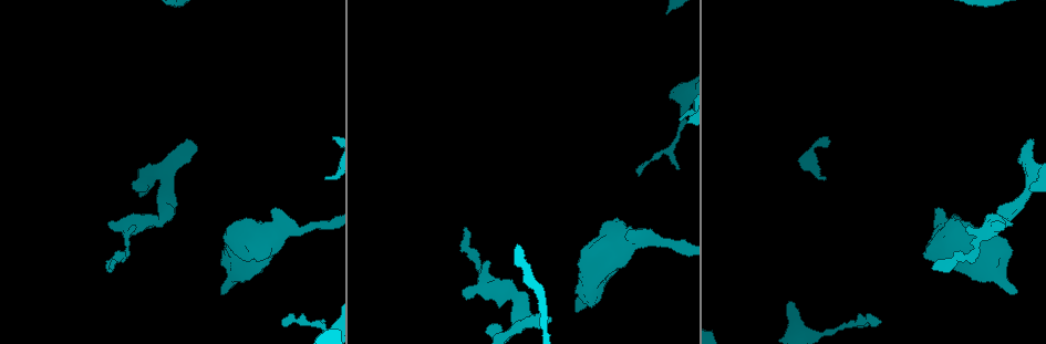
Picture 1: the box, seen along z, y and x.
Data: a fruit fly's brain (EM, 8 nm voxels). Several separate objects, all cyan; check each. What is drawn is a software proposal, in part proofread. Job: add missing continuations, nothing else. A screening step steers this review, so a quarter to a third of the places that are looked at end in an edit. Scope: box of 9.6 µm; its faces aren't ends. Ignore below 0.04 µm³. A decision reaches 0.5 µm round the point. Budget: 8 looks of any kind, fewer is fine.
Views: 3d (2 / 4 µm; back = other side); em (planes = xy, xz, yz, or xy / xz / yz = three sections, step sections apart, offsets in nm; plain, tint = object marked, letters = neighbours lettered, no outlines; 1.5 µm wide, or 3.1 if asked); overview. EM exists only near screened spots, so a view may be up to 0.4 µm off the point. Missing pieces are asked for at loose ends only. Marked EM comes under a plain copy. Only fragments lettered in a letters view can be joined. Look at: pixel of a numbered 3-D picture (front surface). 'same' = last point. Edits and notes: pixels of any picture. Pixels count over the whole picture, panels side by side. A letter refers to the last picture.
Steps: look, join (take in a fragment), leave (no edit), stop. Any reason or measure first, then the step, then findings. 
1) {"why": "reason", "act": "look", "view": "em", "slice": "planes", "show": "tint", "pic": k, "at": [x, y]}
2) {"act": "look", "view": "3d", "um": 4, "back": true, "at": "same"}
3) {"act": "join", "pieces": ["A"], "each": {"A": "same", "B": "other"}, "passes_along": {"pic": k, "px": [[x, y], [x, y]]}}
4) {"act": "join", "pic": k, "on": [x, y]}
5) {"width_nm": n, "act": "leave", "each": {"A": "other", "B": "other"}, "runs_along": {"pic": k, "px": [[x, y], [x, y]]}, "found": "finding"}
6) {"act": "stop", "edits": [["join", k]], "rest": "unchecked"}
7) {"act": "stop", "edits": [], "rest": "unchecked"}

{"why": "free end", "act": "look", "view": "em", "slice": "planes", "show": "letters", "pic": 1, "at": [935, 269]}

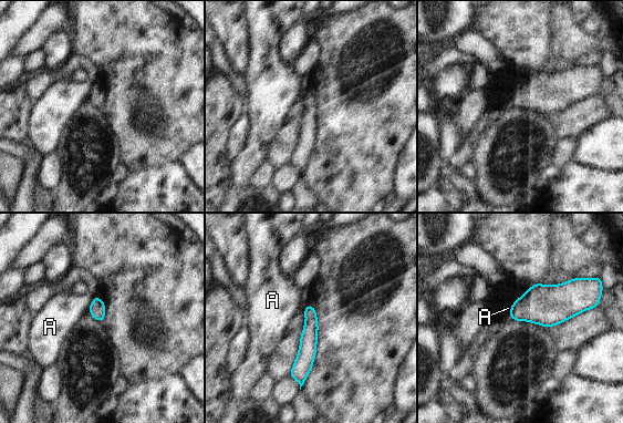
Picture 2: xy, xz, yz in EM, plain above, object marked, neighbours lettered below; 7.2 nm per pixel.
{"longest_contact_nm": ["A", 120], "act": "leave", "each": {"A": "other"}, "border": {"pic": 2, "px": [[93, 297], [87, 311]]}, "found": "no lettered fragment goes on from it"}

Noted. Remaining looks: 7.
{"why": "thick end", "act": "look", "view": "3d", "um": 4, "pic": 1, "at": [576, 309]}

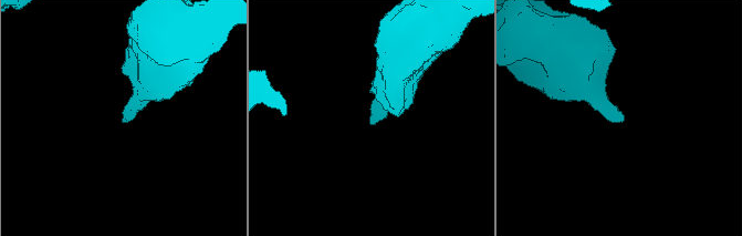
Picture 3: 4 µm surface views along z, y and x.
{"why": "need the tissue", "act": "look", "view": "em", "slice": "xz", "step": 8, "show": "letters", "pic": 3, "at": [372, 124]}

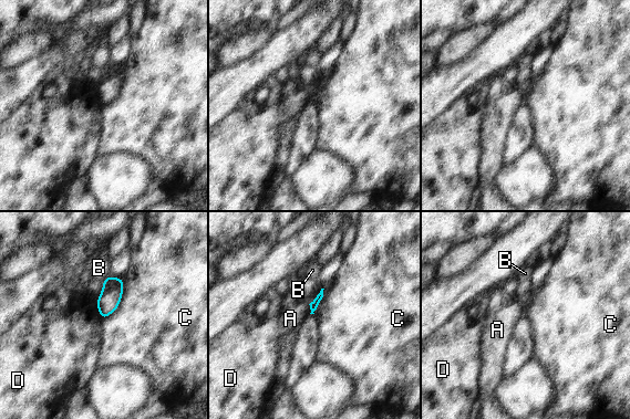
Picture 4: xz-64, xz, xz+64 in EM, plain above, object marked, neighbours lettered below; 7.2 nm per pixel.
{"act": "leave", "each": {"A": "other", "B": "other", "C": "other", "D": "other"}, "border": {"pic": 4, "px": [[123, 278], [119, 305], [102, 318]]}, "found": "no lettered fragment goes on from it"}

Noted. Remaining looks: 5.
{"why": "an open end", "act": "look", "view": "3d", "um": 2, "pic": 1, "at": [195, 148]}

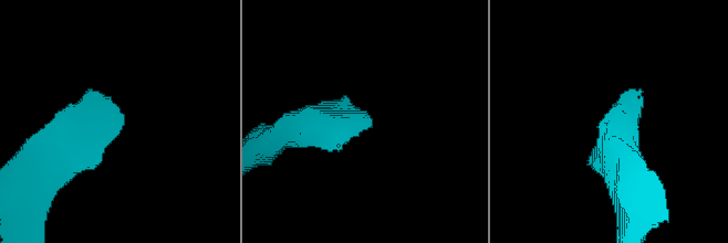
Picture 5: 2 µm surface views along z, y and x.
{"why": "shape alone is not enough", "act": "look", "view": "em", "slice": "planes", "show": "tint", "pic": 5, "at": [621, 114]}

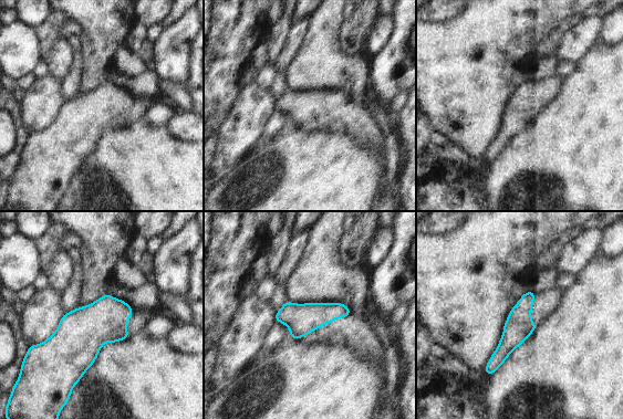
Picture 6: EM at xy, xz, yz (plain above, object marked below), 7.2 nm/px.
{"why": "what lies round it", "act": "look", "view": "em", "slice": "planes", "show": "letters", "at": "same"}

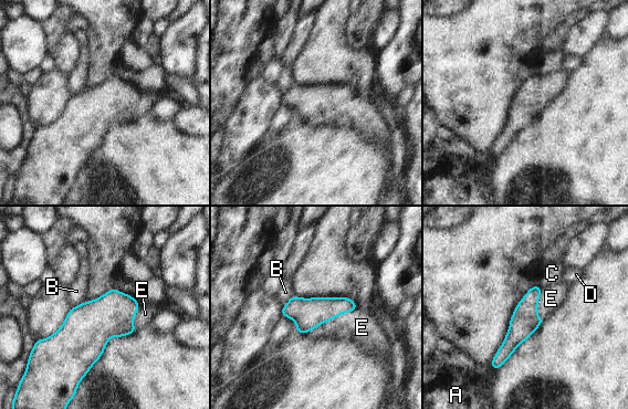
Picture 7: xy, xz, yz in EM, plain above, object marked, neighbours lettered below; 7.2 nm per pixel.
{"act": "join", "pieces": ["E"], "each": {"A": "other", "B": "other", "C": "other", "D": "other", "E": "same"}, "passes_along": {"pic": 7, "px": [[307, 313], [331, 318], [362, 327]]}, "found": "it goes on there"}

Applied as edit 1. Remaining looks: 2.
{"act": "stop", "edits": [["join", 7]], "rest": "unchecked"}

